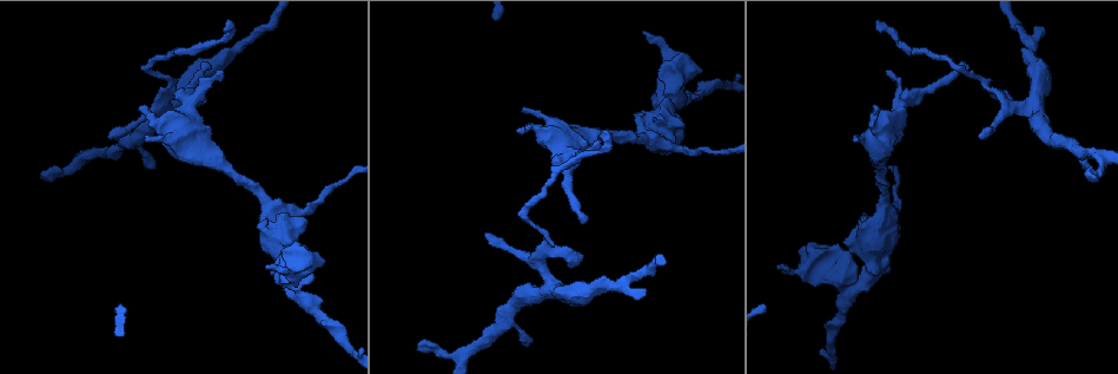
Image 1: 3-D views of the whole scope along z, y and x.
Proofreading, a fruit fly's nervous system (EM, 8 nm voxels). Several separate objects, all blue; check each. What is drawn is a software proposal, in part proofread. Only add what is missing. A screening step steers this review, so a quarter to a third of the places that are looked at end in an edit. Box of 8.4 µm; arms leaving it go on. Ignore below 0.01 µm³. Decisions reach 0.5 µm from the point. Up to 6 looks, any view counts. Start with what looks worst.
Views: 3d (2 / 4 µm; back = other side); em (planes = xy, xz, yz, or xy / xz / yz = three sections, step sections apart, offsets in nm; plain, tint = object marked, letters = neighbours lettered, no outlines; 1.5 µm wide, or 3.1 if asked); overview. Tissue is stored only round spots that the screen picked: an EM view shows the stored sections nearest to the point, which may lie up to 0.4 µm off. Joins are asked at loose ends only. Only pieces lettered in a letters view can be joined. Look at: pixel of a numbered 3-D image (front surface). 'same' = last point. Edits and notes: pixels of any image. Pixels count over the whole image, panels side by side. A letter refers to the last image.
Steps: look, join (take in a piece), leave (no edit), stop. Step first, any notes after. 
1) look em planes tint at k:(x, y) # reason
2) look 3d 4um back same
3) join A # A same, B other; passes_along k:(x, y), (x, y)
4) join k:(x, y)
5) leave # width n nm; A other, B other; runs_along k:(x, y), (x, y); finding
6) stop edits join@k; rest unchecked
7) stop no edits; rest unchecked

look 3d 2um at 1:(267, 267) # end of a long branch

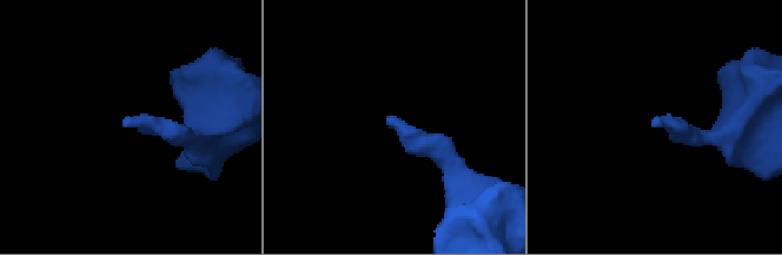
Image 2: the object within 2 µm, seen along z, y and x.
look em xy step 4 letters at 2:(126, 126) # now the EM

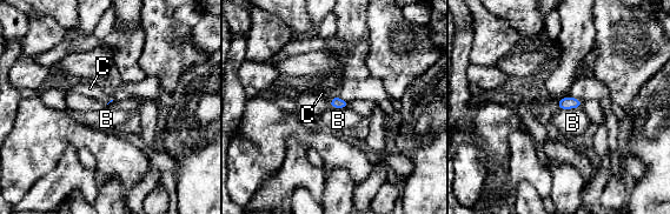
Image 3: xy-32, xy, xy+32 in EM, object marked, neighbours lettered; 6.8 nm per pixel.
leave # B other, C other; border 3:(579, 107), (559, 109); none of them fits

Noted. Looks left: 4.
look em planes letters at 1:(644, 289) # an open end

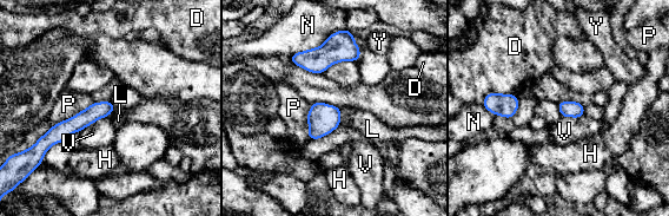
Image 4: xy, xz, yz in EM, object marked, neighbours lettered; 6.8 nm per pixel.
leave # D other, H other, L other, N other, P other, V other, Y other; runs_along 4:(110, 105), (67, 126), (47, 142); no lettered piece goes on from it

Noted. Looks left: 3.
look 3d 2um at 1:(875, 24) # free end

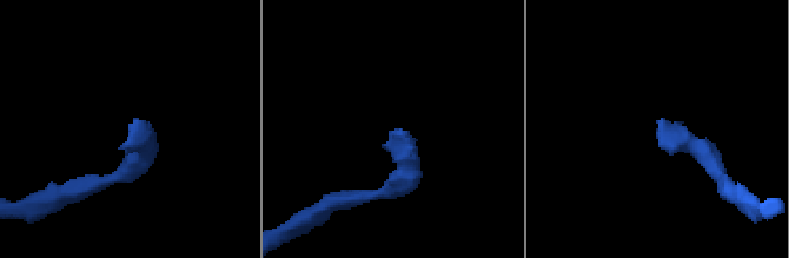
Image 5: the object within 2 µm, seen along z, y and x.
look em planes letters at 5:(399, 128) # now the EM

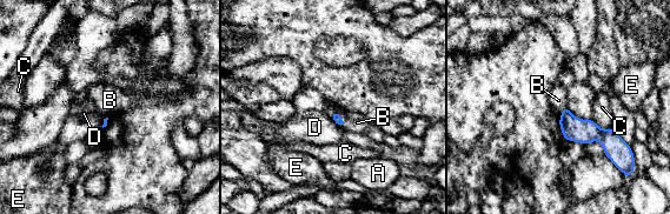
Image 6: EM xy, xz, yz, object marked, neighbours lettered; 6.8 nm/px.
leave # A other, B other, C other, D other, E other; runs_along 6:(564, 112), (614, 155); no lettered piece goes on from it

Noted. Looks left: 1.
stop no edits; rest unchecked

